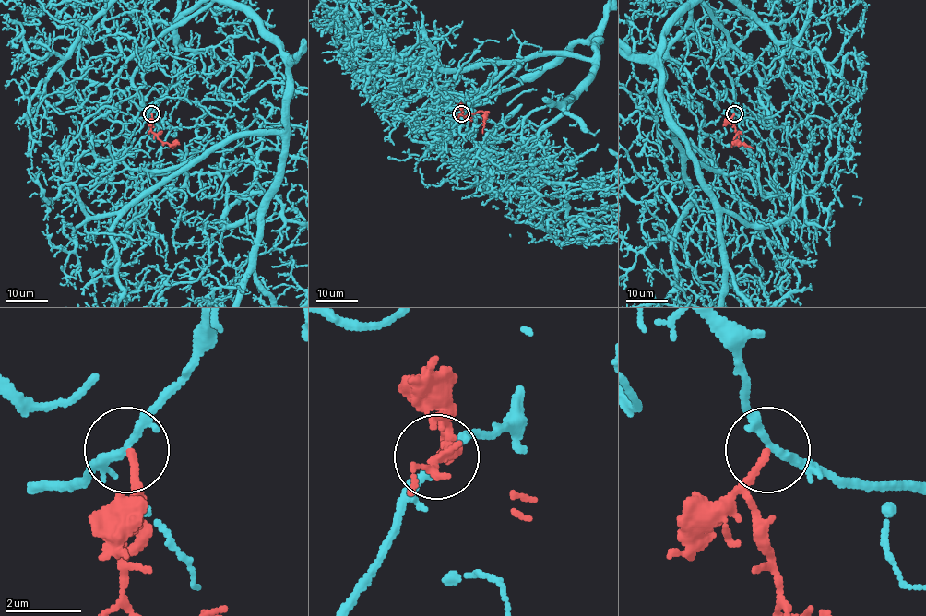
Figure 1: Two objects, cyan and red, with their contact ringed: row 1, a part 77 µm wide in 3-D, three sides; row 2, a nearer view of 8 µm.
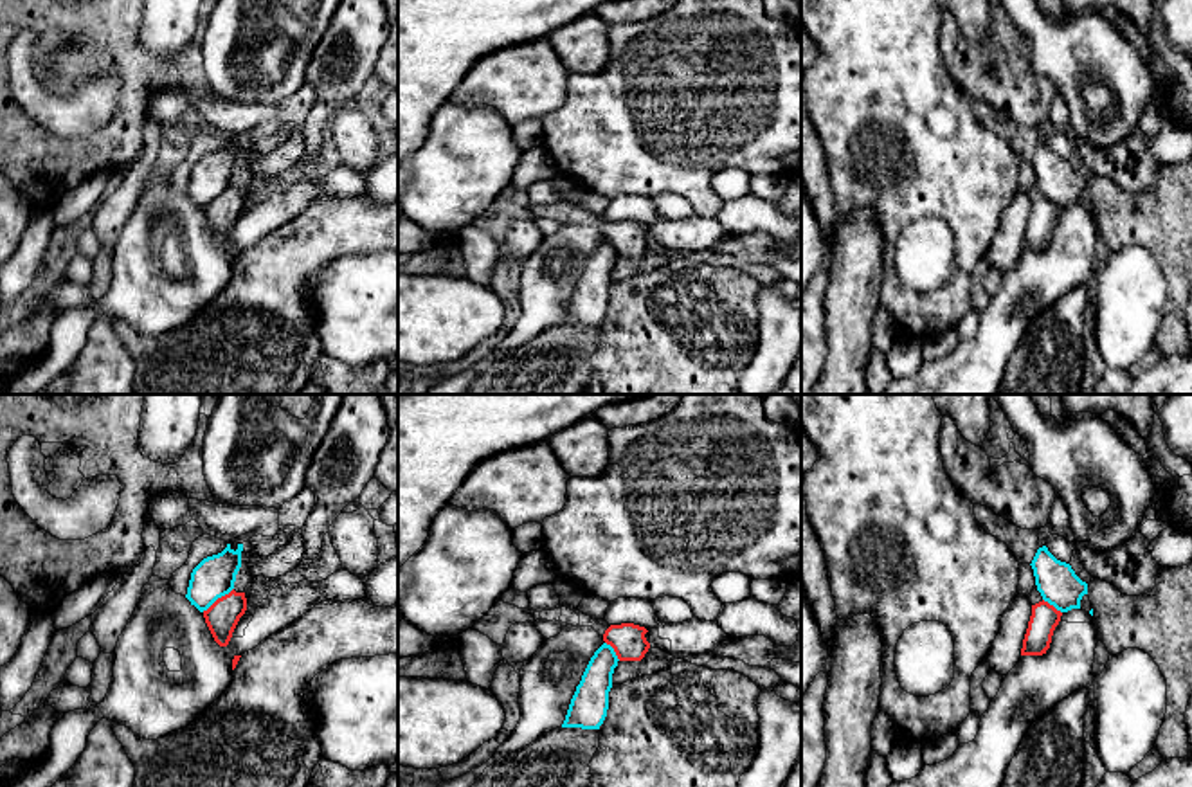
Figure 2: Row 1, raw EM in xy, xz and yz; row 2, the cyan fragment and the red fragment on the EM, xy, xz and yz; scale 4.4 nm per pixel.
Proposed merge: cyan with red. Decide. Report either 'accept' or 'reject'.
reject

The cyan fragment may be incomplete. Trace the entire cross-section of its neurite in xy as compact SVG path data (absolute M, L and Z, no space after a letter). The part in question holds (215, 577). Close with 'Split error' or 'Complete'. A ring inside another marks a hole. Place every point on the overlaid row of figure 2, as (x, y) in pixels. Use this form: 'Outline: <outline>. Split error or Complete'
Outline: M227 544L221 553L203 558L193 569L185 598L200 612L234 589L241 567L241 551L243 544L238 544L236 551Z. Complete

